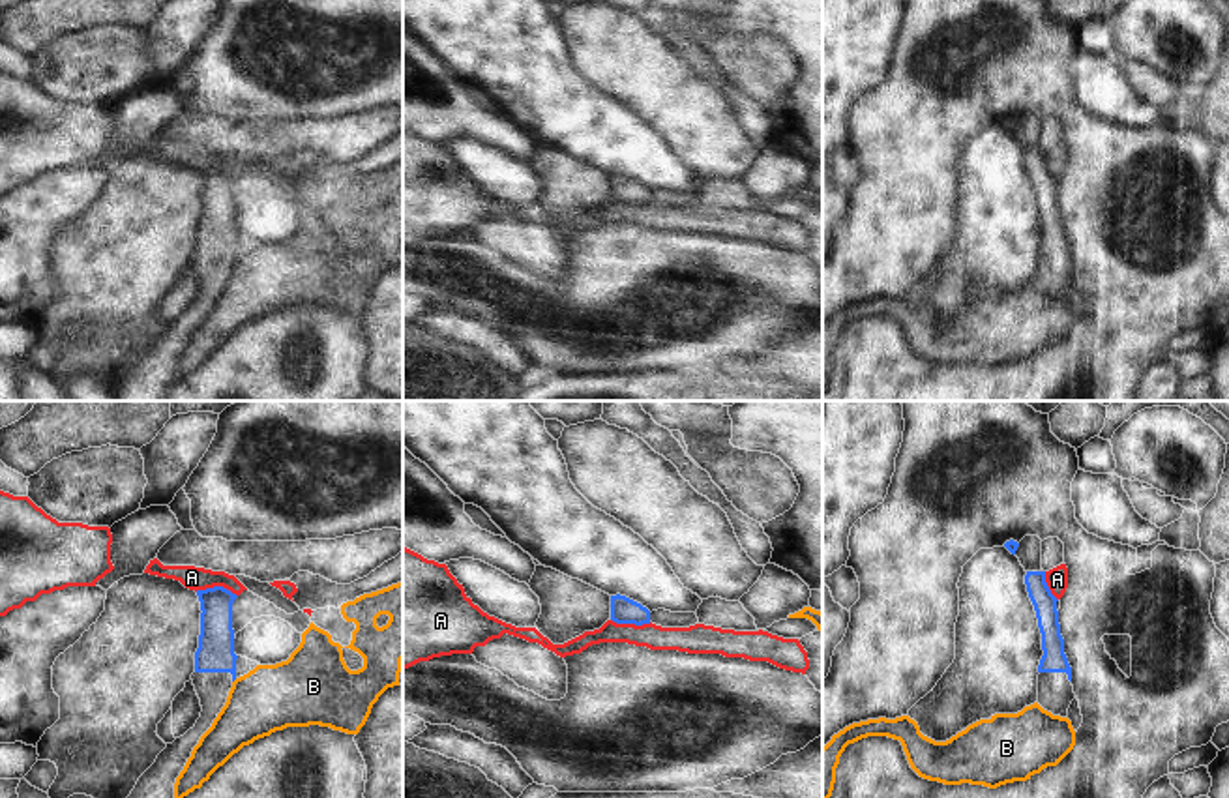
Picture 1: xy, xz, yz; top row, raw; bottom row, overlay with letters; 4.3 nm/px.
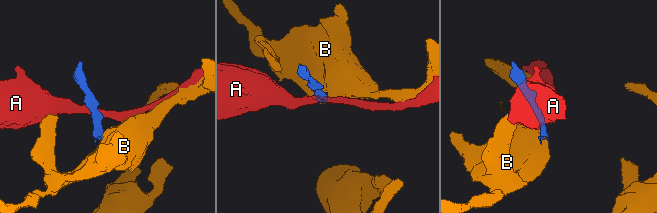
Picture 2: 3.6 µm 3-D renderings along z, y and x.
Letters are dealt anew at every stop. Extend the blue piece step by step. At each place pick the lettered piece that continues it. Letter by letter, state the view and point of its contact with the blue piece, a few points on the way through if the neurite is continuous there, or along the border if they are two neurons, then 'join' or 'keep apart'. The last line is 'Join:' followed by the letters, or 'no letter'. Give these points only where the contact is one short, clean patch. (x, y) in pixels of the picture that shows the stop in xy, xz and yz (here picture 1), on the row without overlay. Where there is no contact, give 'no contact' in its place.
A: xy (216, 167) | along xy (195, 171), (223, 167), (236, 177) | keep apart
B: no contact | keep apart
Join: no letter

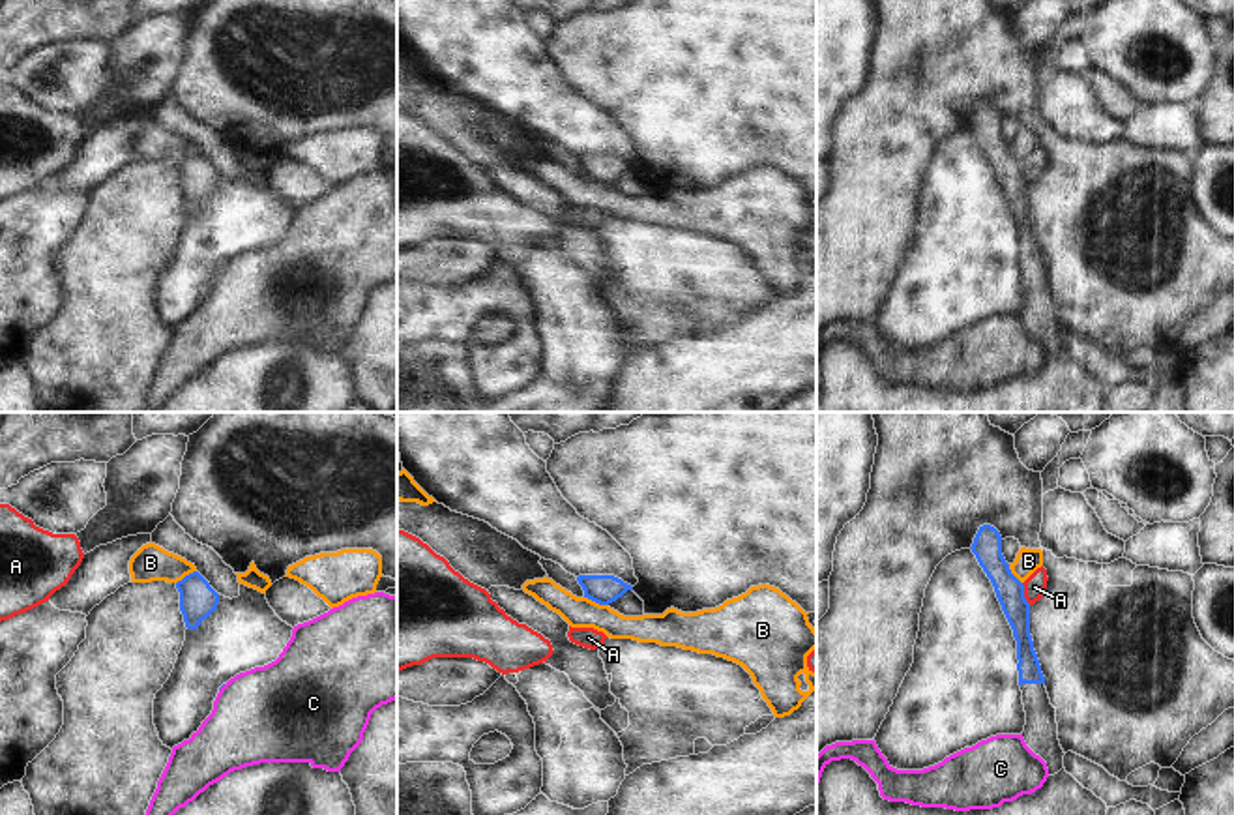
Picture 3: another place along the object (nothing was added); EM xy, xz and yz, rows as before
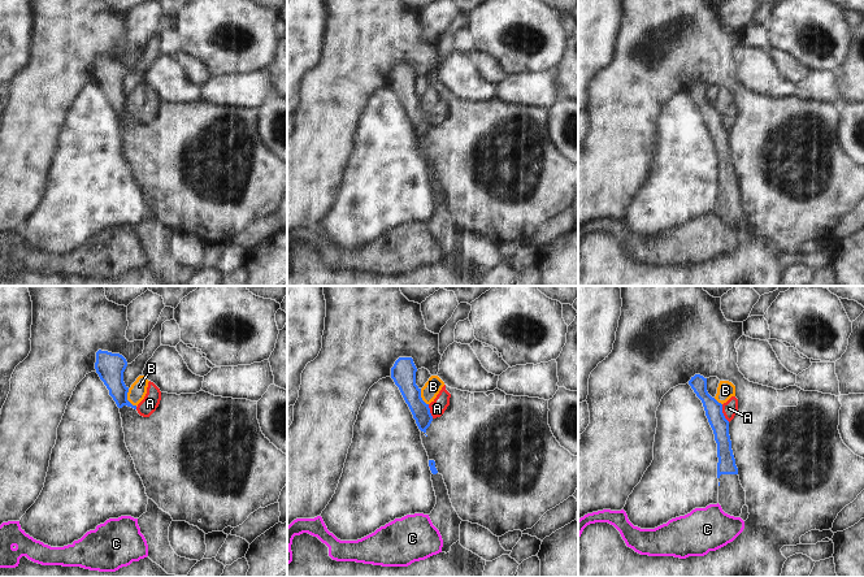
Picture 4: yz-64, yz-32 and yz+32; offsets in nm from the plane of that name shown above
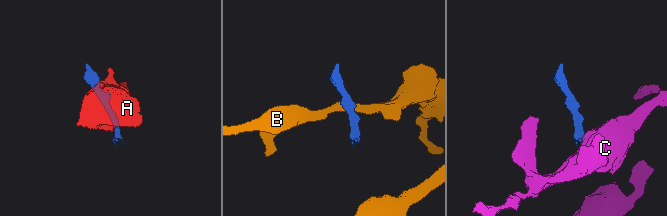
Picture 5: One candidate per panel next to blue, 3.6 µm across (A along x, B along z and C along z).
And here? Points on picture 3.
A: yz (1023, 175) | along yz (1021, 163), (1023, 177), (1030, 184) | keep apart
B: xz (596, 182) | along xz (585, 177), (607, 186) | keep apart
C: xy (221, 266) | along xy (225, 265), (220, 270) | keep apart
Join: no letter

